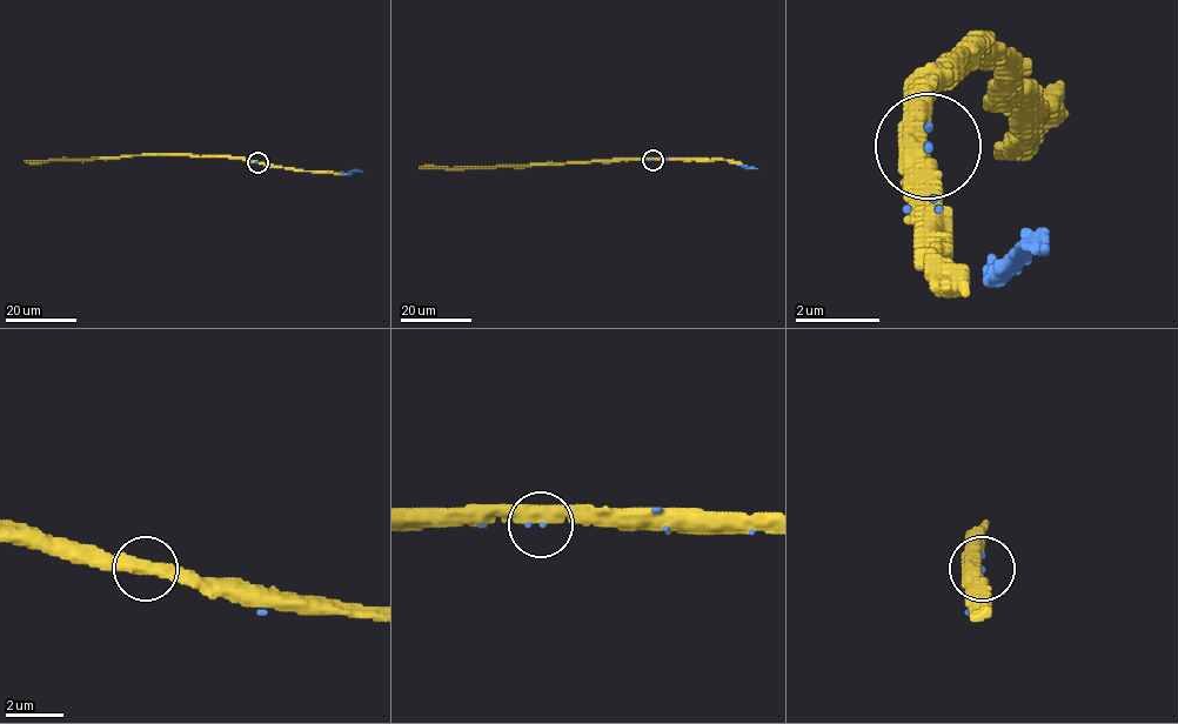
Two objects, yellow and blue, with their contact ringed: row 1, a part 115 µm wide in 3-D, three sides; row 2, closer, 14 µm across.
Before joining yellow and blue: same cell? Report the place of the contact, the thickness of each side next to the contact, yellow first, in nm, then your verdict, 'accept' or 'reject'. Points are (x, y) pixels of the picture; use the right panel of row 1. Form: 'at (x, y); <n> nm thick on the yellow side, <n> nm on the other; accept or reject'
at (928, 146); 440 nm thick on the yellow side, 110 nm on the other; accept

